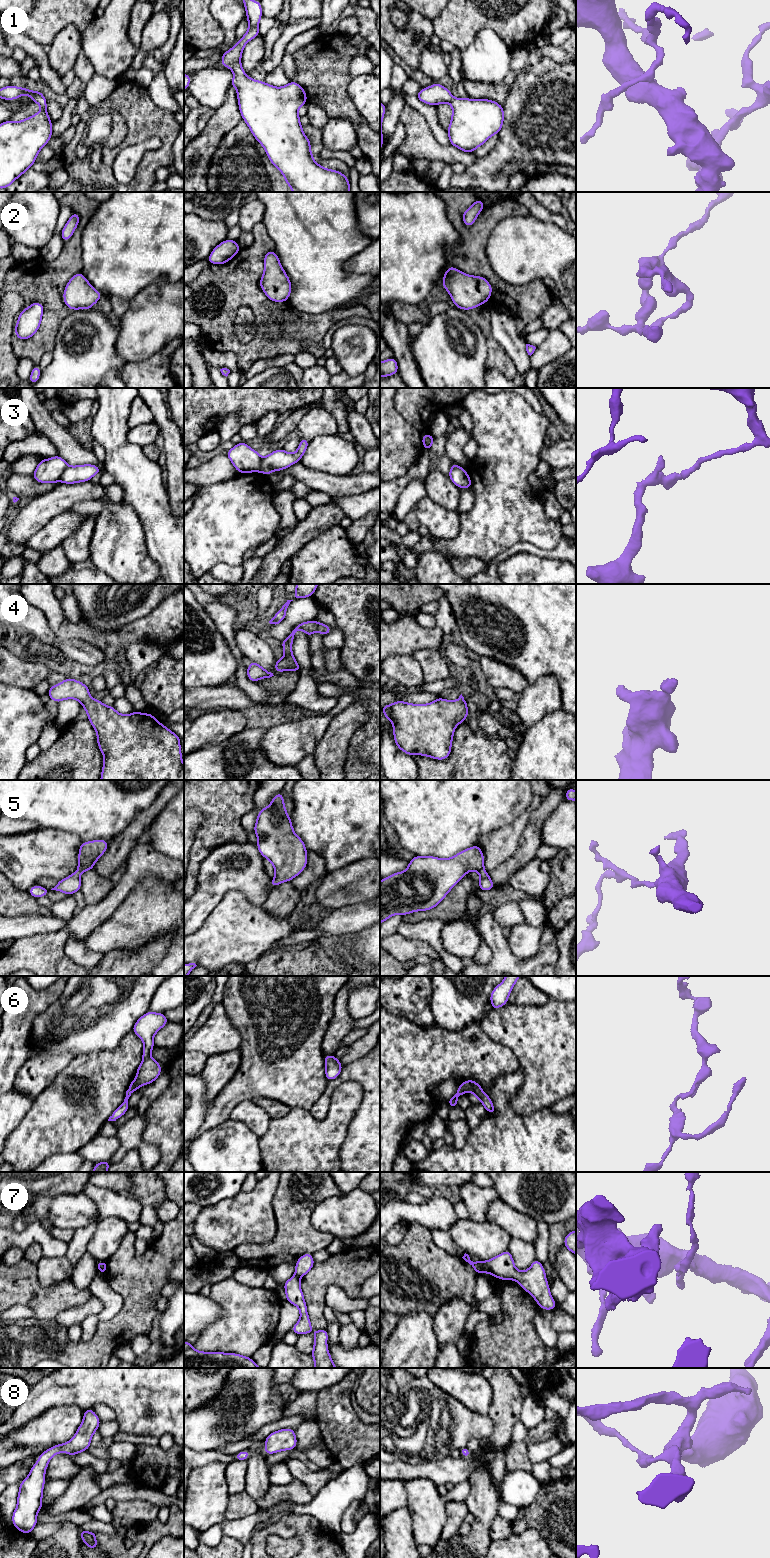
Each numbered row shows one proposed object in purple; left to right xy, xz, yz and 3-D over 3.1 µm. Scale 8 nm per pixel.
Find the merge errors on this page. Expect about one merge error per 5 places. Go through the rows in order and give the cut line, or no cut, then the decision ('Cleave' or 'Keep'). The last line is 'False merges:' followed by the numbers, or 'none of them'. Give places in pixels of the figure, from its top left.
1: No split. Keep
2: No split. Keep
3: Split along xy (67, 465), (58, 480). Cleave
4: No split. Keep
5: No split. Keep
6: No split. Keep
7: Split along yz (483, 1262), (483, 1267), (486, 1271). Cleave
8: No split. Keep
False merges: 3, 7

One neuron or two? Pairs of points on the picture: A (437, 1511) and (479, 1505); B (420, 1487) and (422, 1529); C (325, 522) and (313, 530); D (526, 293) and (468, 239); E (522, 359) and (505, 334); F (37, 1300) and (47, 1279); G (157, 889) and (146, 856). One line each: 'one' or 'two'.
A: two
B: one
C: one
D: one
E: one
F: two
G: two

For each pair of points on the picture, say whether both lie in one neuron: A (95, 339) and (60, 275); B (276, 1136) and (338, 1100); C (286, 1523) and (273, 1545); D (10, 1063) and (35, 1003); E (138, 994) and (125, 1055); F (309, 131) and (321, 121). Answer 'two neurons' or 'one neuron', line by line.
A: two neurons
B: one neuron
C: two neurons
D: one neuron
E: two neurons
F: two neurons

